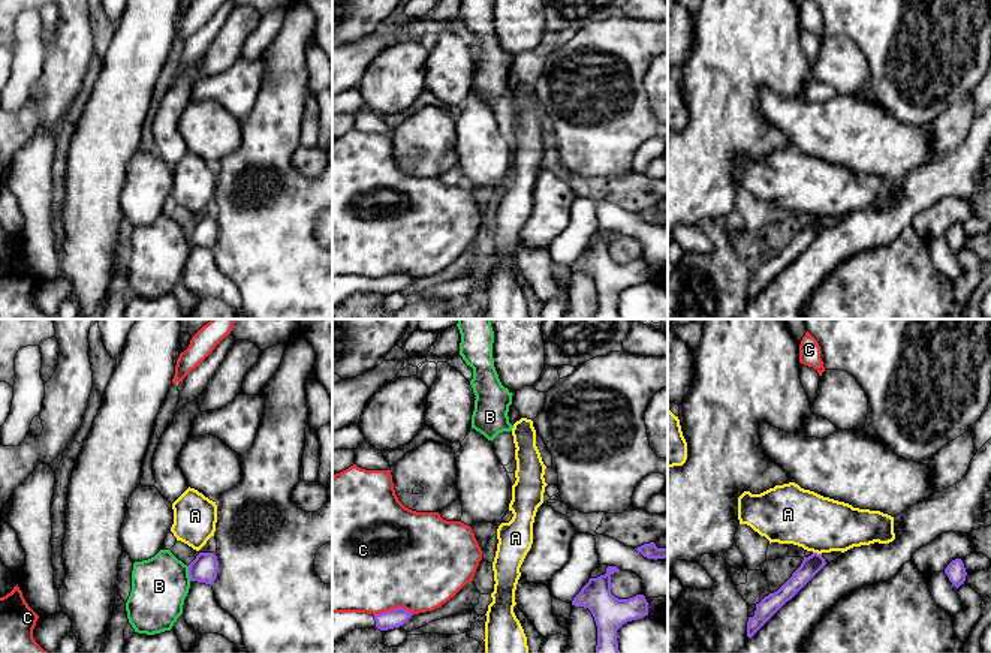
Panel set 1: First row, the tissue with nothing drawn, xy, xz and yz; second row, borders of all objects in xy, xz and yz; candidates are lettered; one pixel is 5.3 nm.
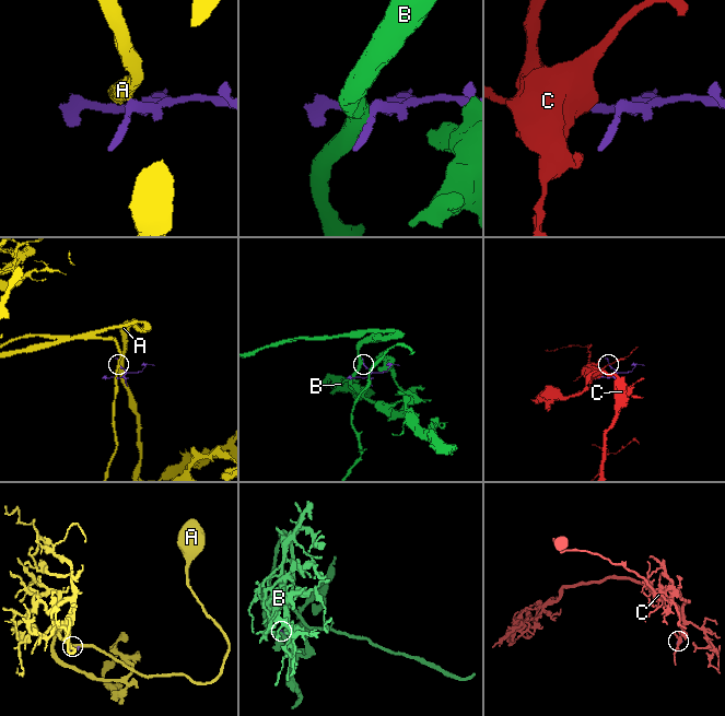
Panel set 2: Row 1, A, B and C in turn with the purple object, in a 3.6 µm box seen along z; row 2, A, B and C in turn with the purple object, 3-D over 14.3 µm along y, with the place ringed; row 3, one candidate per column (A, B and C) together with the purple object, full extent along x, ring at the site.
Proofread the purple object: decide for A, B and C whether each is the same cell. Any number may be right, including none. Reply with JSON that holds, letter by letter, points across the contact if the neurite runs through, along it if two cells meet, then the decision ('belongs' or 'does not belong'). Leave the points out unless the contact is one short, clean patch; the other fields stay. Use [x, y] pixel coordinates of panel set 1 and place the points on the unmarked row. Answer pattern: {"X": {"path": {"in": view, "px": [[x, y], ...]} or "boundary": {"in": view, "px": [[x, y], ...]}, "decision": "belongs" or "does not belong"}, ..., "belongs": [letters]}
{"A": {"boundary": {"in": "yz", "px": [[813, 216], [821, 219]]}, "decision": "does not belong"}, "B": {"decision": "does not belong"}, "C": {"decision": "does not belong"}, "belongs": []}

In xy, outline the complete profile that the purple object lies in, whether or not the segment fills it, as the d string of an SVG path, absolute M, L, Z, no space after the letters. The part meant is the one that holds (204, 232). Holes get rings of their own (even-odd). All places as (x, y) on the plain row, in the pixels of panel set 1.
M199 217L189 229L190 246L213 250L219 237L219 225L214 217Z

